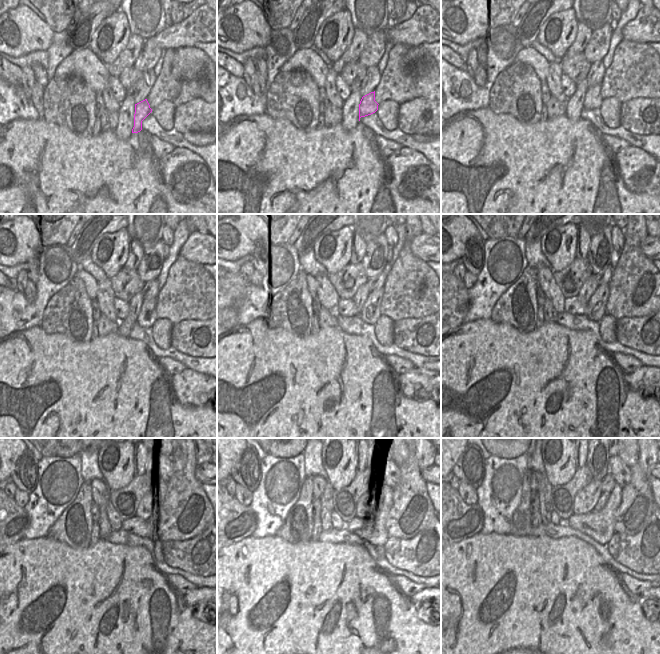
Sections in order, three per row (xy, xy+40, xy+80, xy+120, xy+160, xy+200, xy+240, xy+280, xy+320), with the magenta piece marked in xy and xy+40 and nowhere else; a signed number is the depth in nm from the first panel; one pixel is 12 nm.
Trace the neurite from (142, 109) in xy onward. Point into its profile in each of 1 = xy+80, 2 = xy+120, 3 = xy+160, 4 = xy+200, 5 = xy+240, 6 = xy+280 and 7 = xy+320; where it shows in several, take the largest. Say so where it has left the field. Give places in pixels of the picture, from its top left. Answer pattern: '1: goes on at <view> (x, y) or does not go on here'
1: goes on at xy+80 (593, 99)
2: goes on at xy+120 (147, 315)
3: goes on at xy+160 (370, 313)
4: goes on at xy+200 (596, 307)
5: goes on at xy+240 (154, 519)
6: goes on at xy+280 (376, 507)
7: goes on at xy+320 (604, 496)

